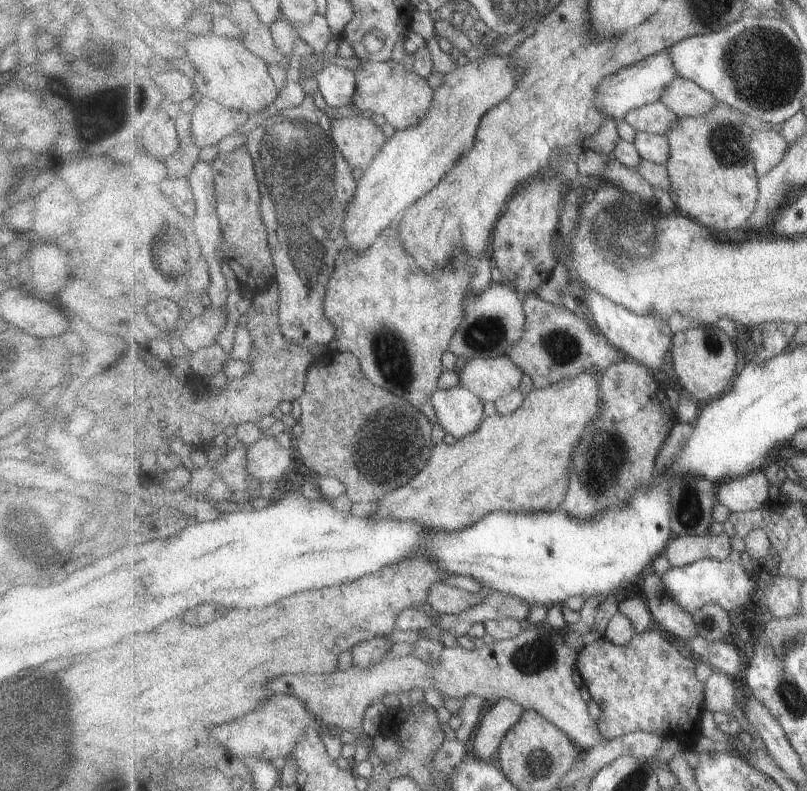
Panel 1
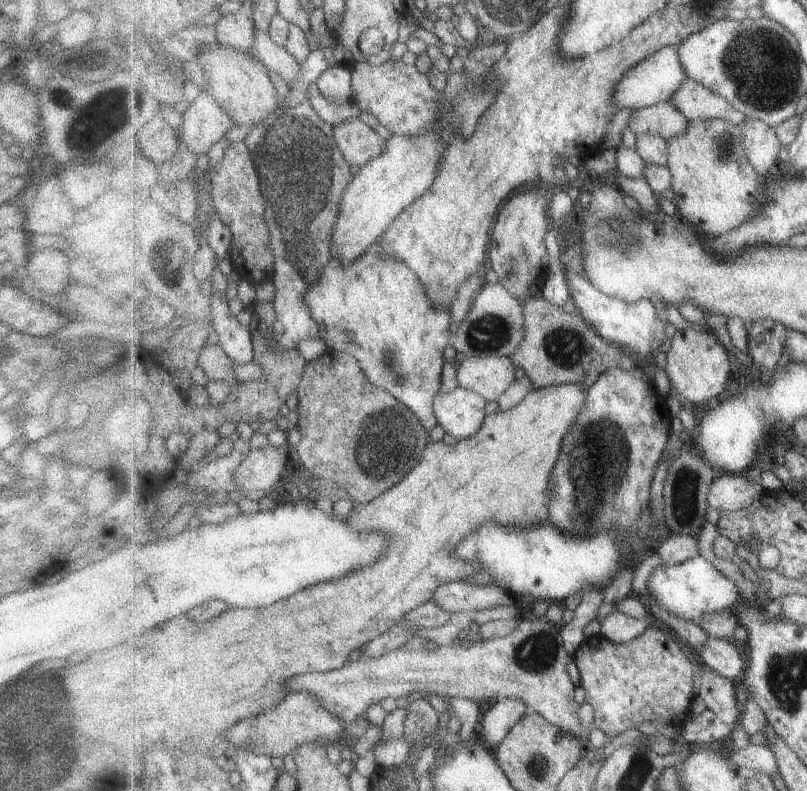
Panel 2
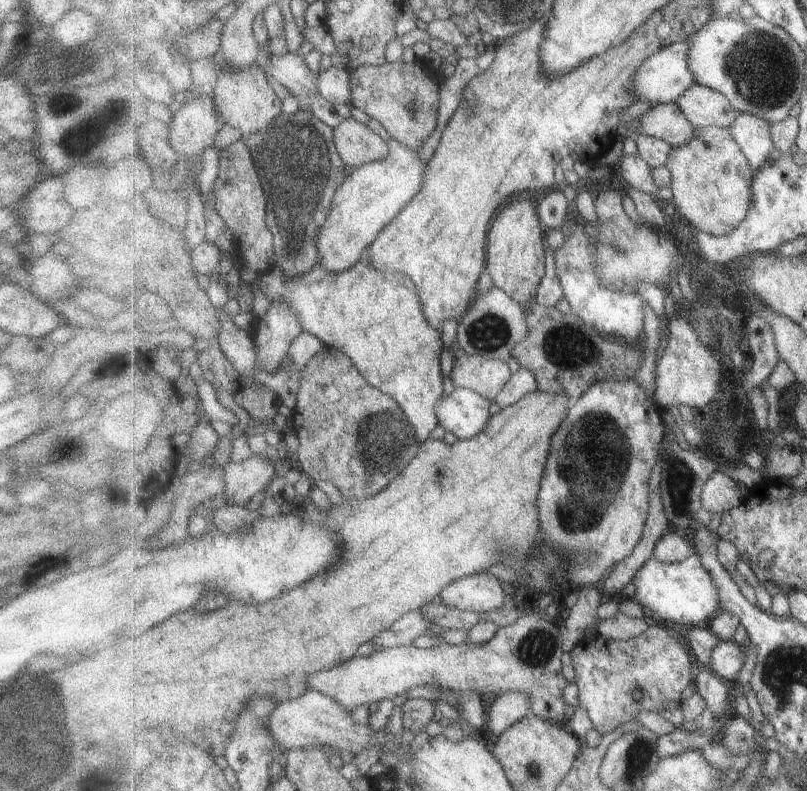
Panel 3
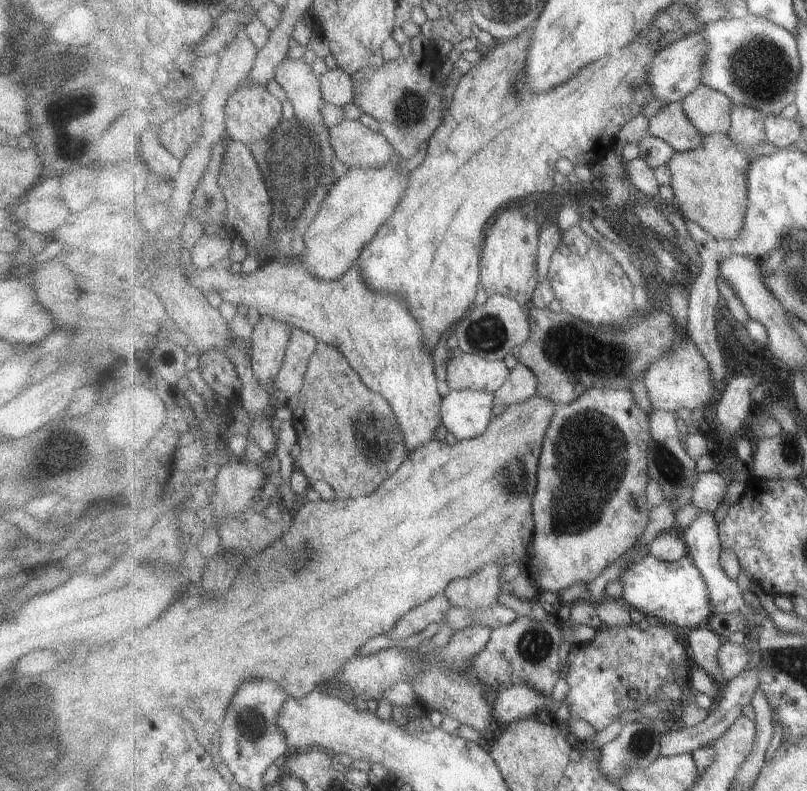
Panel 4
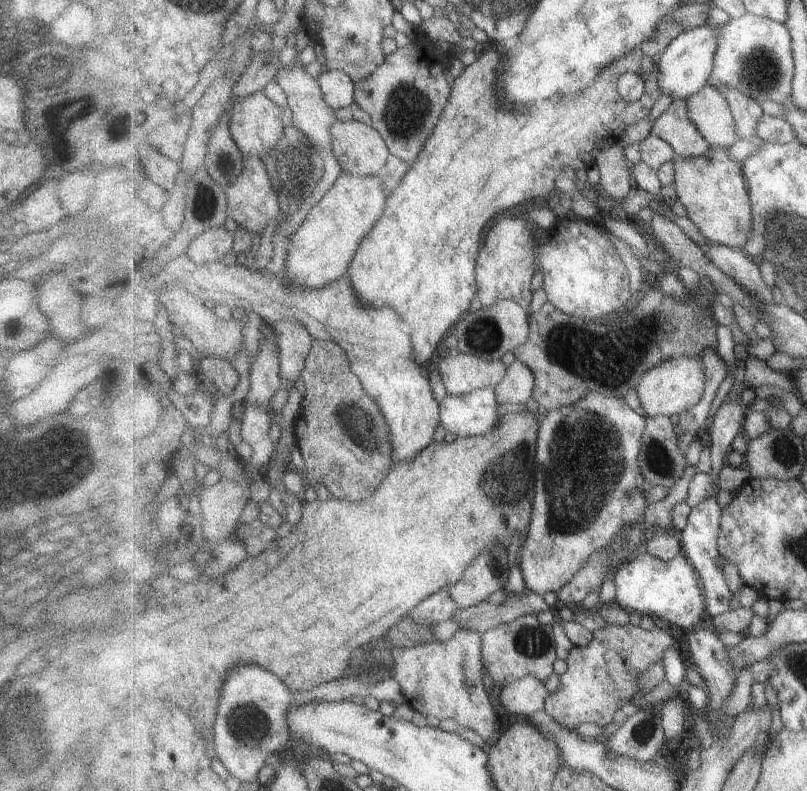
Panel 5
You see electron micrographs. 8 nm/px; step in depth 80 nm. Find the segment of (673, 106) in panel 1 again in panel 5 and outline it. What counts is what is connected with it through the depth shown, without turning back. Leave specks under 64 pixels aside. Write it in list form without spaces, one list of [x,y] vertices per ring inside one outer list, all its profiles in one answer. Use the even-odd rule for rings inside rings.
[[[707,83],[687,100],[689,118],[711,146],[729,147],[741,140],[727,97]]]

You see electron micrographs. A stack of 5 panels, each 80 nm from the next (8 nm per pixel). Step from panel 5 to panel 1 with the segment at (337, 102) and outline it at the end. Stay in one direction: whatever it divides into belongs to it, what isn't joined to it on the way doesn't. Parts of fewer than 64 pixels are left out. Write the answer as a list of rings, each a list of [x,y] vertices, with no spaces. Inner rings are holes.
[[[329,64],[315,76],[318,89],[329,107],[342,107],[352,102],[357,92],[356,72]]]

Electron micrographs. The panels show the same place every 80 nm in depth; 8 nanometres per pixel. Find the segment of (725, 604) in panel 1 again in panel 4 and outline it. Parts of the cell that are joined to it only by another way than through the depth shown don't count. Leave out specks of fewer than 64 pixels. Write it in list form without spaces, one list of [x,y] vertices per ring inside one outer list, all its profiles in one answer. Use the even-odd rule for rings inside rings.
[[[649,554],[639,562],[629,566],[620,577],[623,600],[628,606],[639,609],[645,614],[657,616],[665,624],[671,622],[681,628],[691,629],[705,626],[713,616],[712,597],[704,575],[696,567],[690,556],[675,562],[662,561]]]

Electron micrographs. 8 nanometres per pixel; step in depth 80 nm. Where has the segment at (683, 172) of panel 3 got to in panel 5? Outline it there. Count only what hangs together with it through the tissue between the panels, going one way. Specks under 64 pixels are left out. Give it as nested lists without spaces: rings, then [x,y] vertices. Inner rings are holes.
[[[711,146],[708,153],[698,157],[676,158],[674,164],[674,186],[676,199],[686,209],[687,216],[699,227],[699,230],[713,243],[739,249],[744,247],[753,228],[752,202],[748,189],[748,180],[744,175],[742,162],[729,158],[727,147]]]

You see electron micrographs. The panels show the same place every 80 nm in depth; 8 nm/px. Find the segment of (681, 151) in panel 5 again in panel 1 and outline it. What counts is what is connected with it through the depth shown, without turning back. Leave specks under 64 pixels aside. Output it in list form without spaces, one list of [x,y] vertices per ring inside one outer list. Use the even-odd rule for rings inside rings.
[[[659,100],[633,109],[624,119],[637,131],[665,135],[676,125],[678,118],[675,112]]]

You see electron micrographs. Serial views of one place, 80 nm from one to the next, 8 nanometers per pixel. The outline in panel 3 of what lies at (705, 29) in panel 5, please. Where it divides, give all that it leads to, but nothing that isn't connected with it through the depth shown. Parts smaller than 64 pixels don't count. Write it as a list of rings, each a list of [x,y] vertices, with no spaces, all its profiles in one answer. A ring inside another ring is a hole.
[[[679,41],[666,46],[649,57],[634,74],[632,83],[632,94],[641,101],[651,104],[664,104],[676,102],[693,83],[695,77],[688,63],[688,50],[691,45],[689,41]]]

